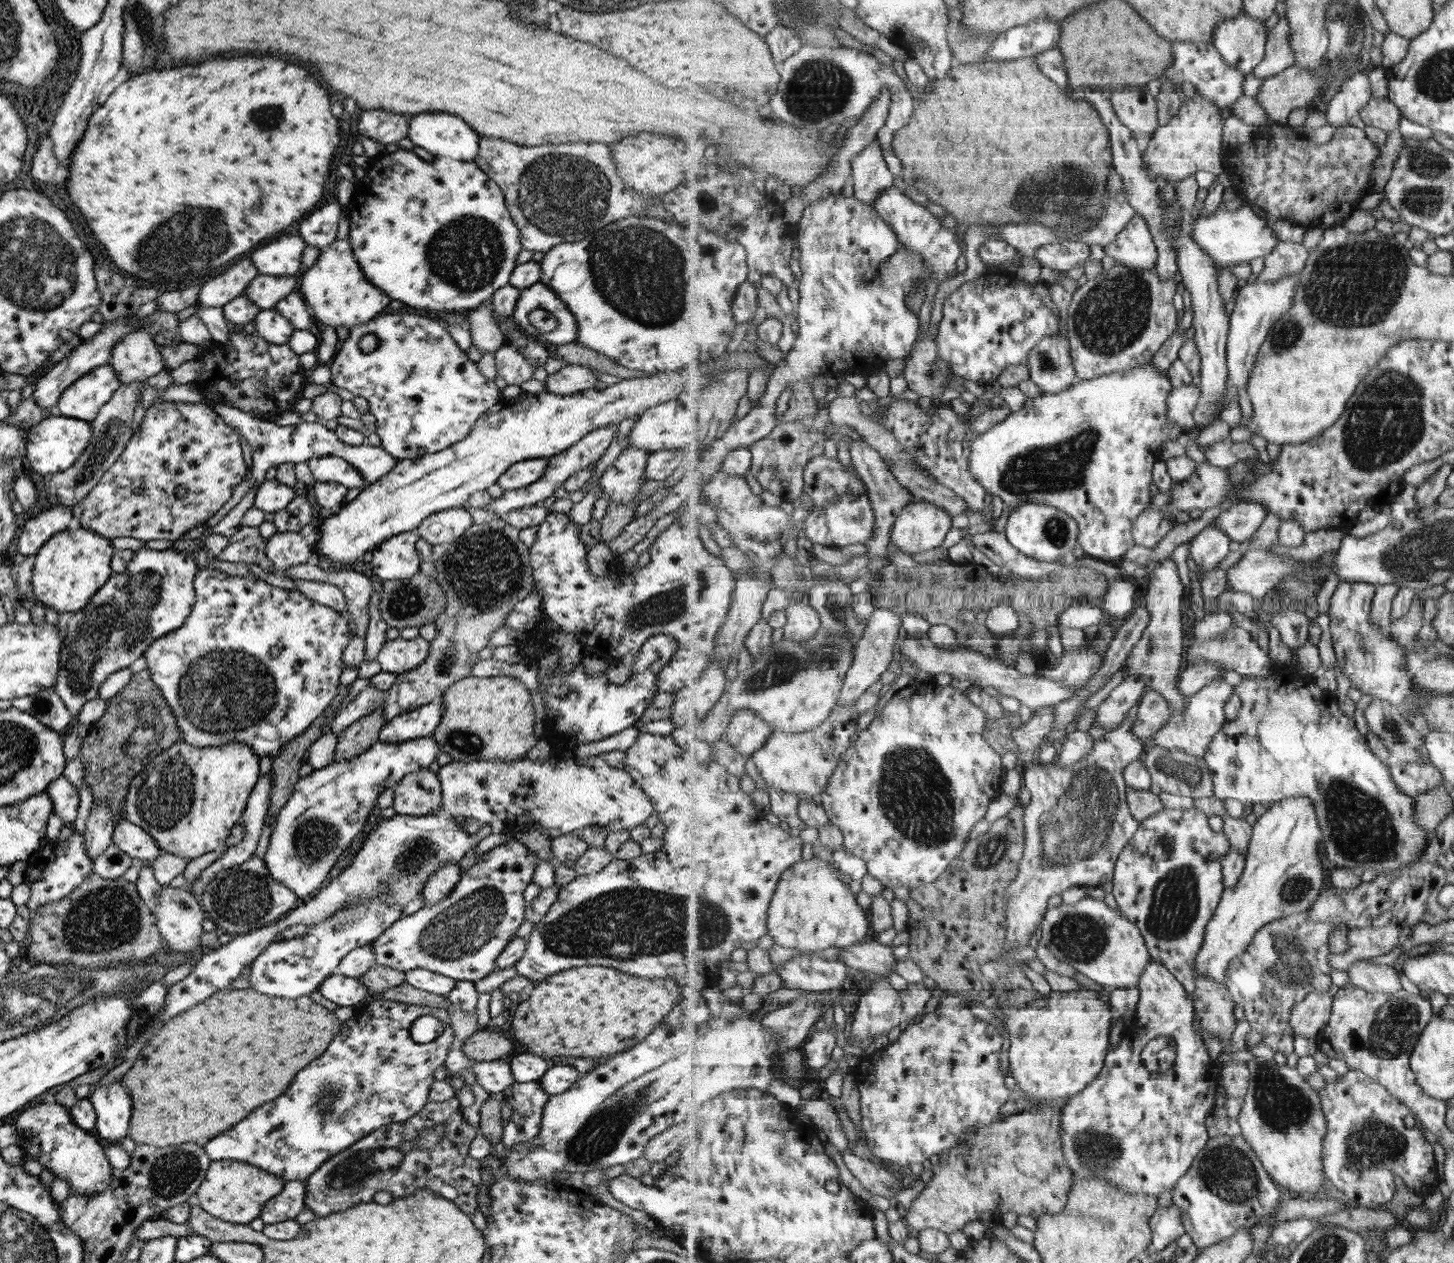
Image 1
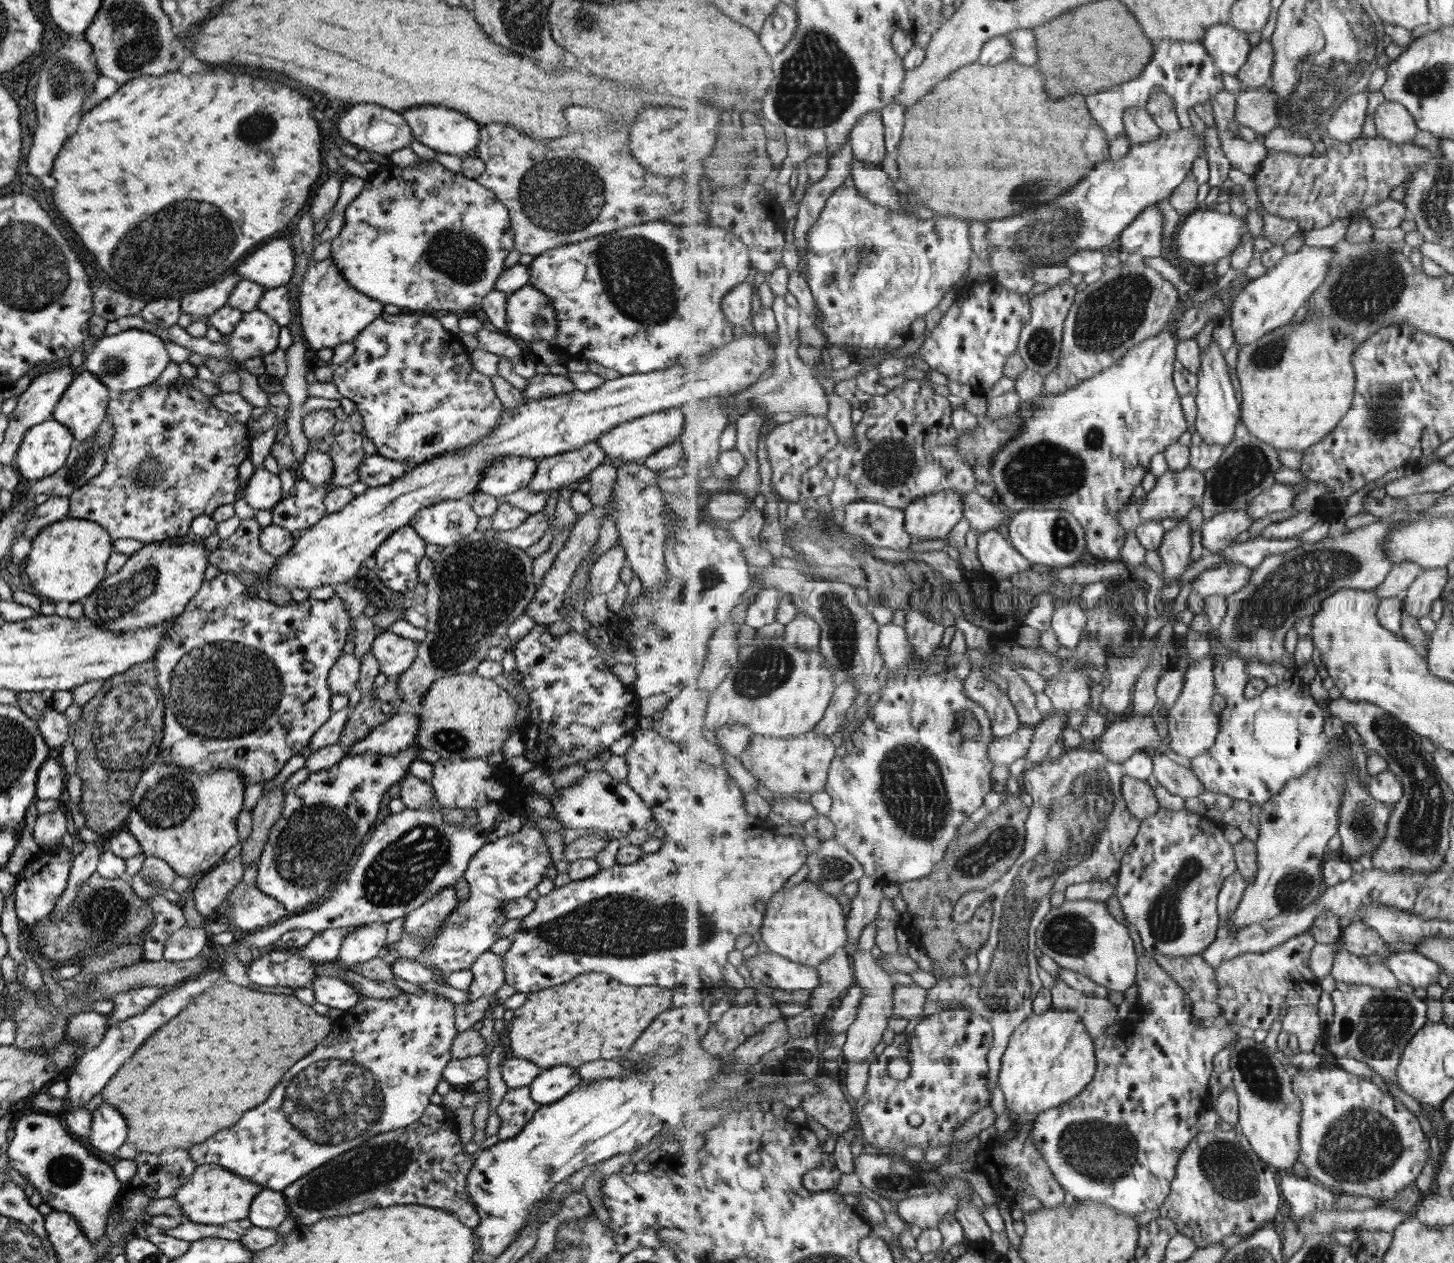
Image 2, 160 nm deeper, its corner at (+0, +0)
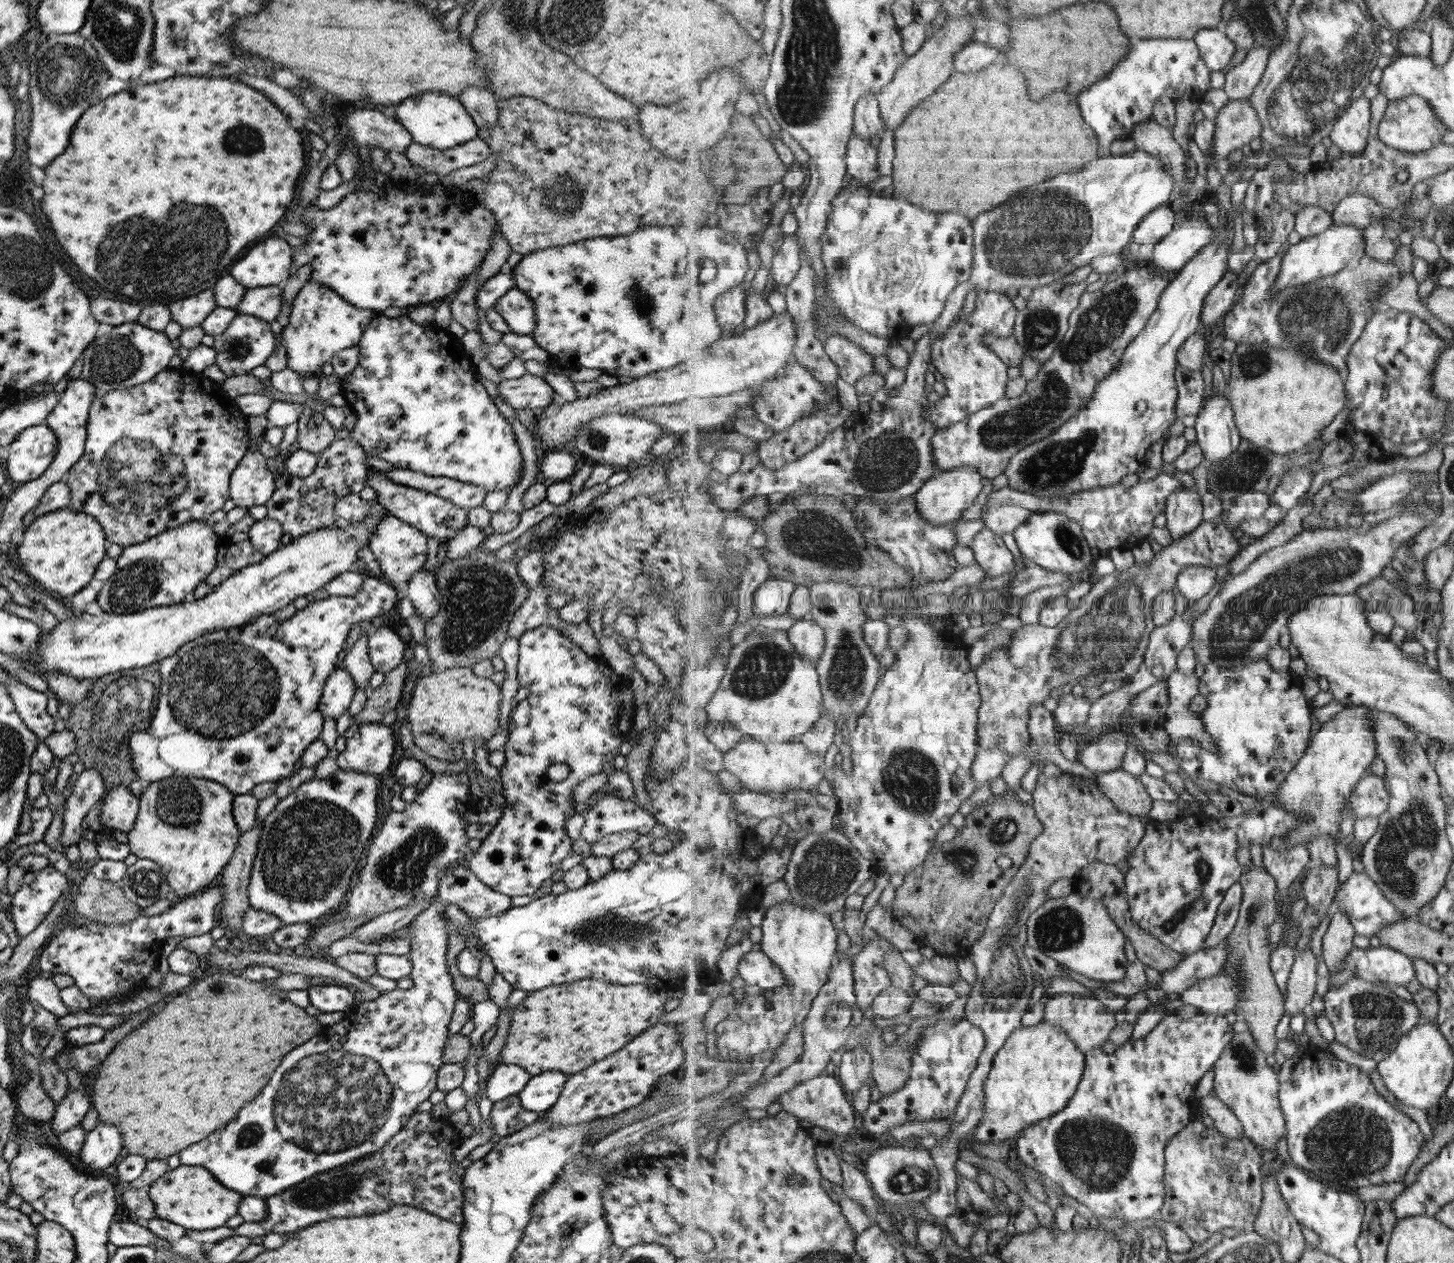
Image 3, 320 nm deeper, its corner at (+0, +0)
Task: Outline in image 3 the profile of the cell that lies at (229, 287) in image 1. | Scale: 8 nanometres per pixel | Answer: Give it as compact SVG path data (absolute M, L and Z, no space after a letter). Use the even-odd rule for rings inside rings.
M205 289L166 305L170 312L170 320L177 322L182 329L200 326L200 322L216 307L211 289Z

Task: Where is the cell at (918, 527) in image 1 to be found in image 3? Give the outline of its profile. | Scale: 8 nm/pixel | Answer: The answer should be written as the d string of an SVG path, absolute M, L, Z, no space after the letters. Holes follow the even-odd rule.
M959 466L943 471L933 476L927 484L916 494L917 510L919 514L933 526L945 526L957 522L967 508L971 508L977 500L977 496L983 492L983 479L985 479L977 467Z

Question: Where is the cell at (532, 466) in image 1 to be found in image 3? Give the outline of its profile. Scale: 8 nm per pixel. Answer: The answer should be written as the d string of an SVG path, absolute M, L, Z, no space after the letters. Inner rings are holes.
M377 313L365 327L357 346L359 348L357 365L351 372L340 378L339 395L343 399L343 404L355 415L355 424L349 433L349 437L363 449L363 453L367 458L379 458L396 468L407 469L427 476L451 478L463 483L473 484L473 486L481 486L481 488L485 488L486 493L501 491L509 486L513 488L519 483L523 460L520 452L518 452L517 442L513 438L511 425L499 414L497 406L491 401L491 397L487 395L485 388L477 381L477 371L475 371L475 367L471 363L469 352L460 344L460 337L456 337L447 330L440 328L433 321L417 324L406 316L389 318Z

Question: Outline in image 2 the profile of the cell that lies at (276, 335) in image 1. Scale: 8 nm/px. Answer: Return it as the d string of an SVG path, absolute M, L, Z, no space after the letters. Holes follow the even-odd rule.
M255 308L242 313L239 322L234 324L232 331L226 336L226 341L221 339L218 342L210 342L205 339L204 336L201 338L191 338L184 328L176 324L169 328L159 328L159 326L155 326L155 324L145 322L145 320L138 315L123 316L123 318L117 318L117 320L112 320L111 322L108 321L104 329L107 335L117 334L128 328L141 329L149 331L149 333L158 336L162 340L173 342L173 344L177 344L177 346L184 346L191 350L191 352L195 352L195 354L213 356L213 358L227 358L227 356L230 356L234 358L236 362L243 363L243 360L246 358L254 356L262 357L263 355L273 352L277 348L277 333L279 327L280 326L272 318L269 318L264 312Z

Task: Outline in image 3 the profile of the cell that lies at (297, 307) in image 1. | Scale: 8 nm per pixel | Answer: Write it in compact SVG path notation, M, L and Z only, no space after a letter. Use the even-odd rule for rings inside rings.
M269 285L248 288L234 311L236 314L249 314L269 322L275 320L281 307L281 286Z

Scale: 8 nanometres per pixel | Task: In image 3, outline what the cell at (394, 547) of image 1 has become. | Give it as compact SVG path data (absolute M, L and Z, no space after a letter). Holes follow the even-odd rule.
M381 516L375 530L370 534L368 547L377 561L381 570L381 576L385 582L407 582L411 575L425 564L427 547L425 547L425 534L417 528L411 528L409 524L403 523L395 516Z

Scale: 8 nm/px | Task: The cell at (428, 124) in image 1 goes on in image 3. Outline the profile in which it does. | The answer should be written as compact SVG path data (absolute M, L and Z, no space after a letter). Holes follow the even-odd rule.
M423 92L417 96L409 96L407 100L395 106L395 119L404 126L411 135L412 142L421 146L445 150L459 146L476 137L477 126L467 114L458 98L437 92Z

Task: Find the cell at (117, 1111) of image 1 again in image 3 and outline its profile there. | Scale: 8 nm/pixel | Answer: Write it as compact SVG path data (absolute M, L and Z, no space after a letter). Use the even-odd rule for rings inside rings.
M97 1124L85 1133L80 1151L74 1160L87 1173L111 1166L115 1156L121 1152L119 1130L107 1124Z

